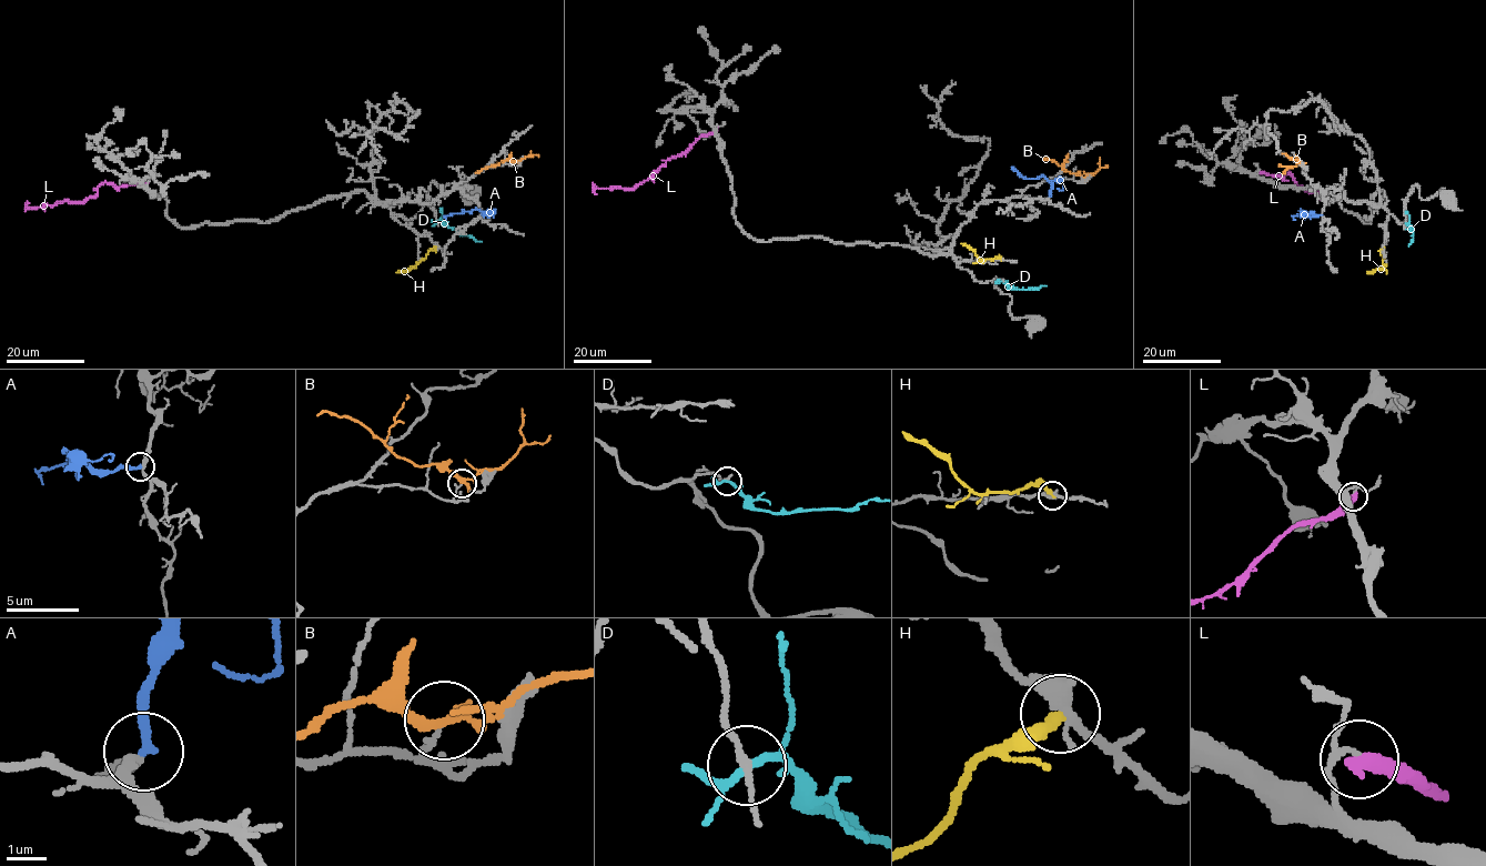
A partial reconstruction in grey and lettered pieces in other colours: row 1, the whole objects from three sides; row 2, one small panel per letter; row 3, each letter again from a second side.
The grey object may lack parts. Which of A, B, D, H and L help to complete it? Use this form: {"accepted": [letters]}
{"accepted": ["A"]}

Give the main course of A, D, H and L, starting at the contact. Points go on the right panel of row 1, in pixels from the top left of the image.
A: (1321, 215), (1307, 215), (1301, 210), (1303, 213), (1294, 215), (1294, 220)
D: (1405, 223), (1414, 232), (1409, 247)
H: (1383, 248), (1383, 267), (1366, 273)
L: (1260, 171), (1283, 175), (1289, 172), (1297, 184), (1308, 191), (1321, 191), (1320, 197), (1326, 191)

